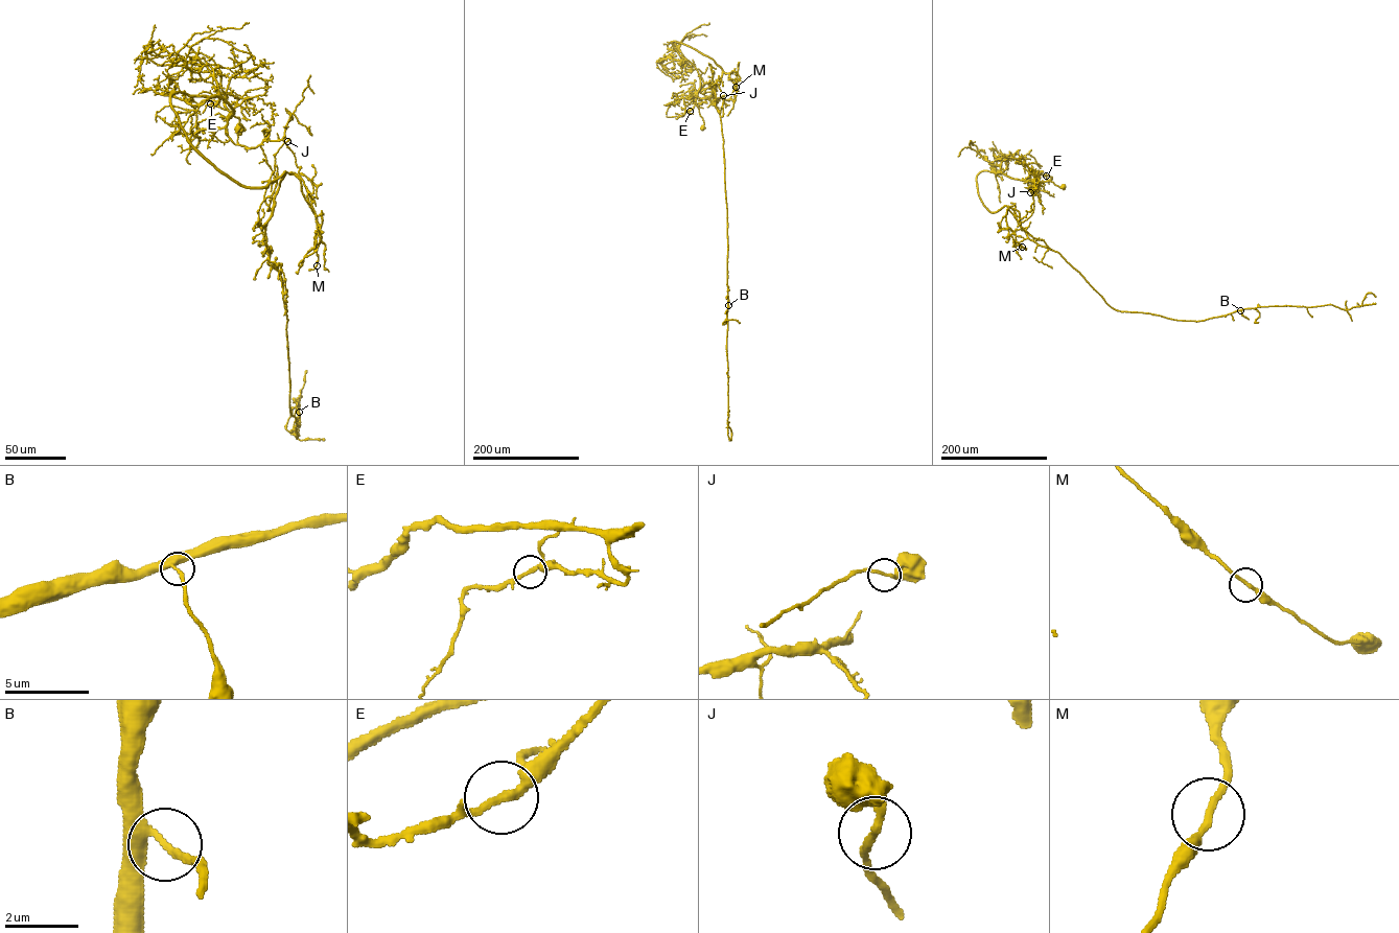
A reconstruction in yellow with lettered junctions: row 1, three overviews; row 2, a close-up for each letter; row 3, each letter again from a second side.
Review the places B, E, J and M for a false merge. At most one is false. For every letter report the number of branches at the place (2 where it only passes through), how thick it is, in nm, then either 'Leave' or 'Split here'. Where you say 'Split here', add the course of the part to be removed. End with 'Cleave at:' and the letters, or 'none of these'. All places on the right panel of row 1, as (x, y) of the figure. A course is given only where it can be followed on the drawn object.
B: Branches: 2. Thickness 220 nm. Leave
E: Branches: 2. Thickness 240 nm. Leave
J: Branches: 2. Thickness 190 nm. Leave
M: Branches: 2. Thickness 180 nm. Leave
Cleave at: none of these

